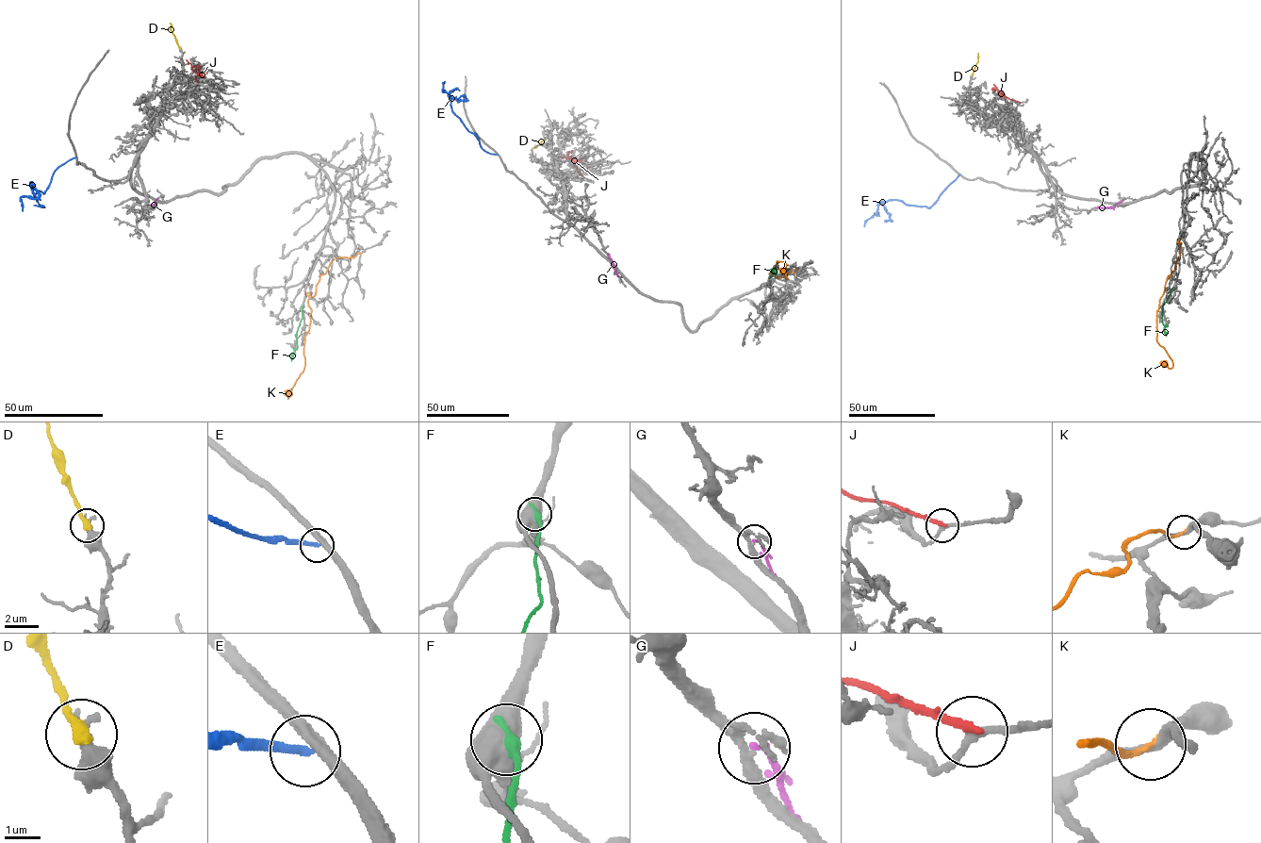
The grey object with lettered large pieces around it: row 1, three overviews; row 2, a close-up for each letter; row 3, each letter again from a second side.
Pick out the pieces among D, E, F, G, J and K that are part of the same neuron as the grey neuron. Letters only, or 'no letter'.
no letter

